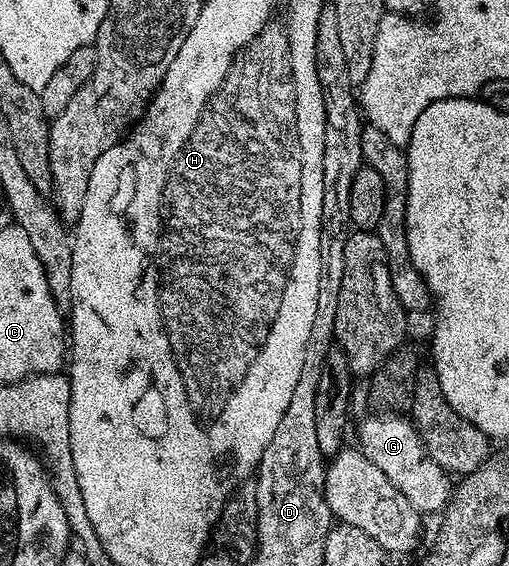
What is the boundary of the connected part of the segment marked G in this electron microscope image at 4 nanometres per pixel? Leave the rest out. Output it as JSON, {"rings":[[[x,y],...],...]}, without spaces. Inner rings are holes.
{"rings":[[[369,414],[357,432],[356,443],[362,454],[391,480],[420,514],[440,513],[451,497],[450,477],[425,453],[421,435],[401,414]]]}

